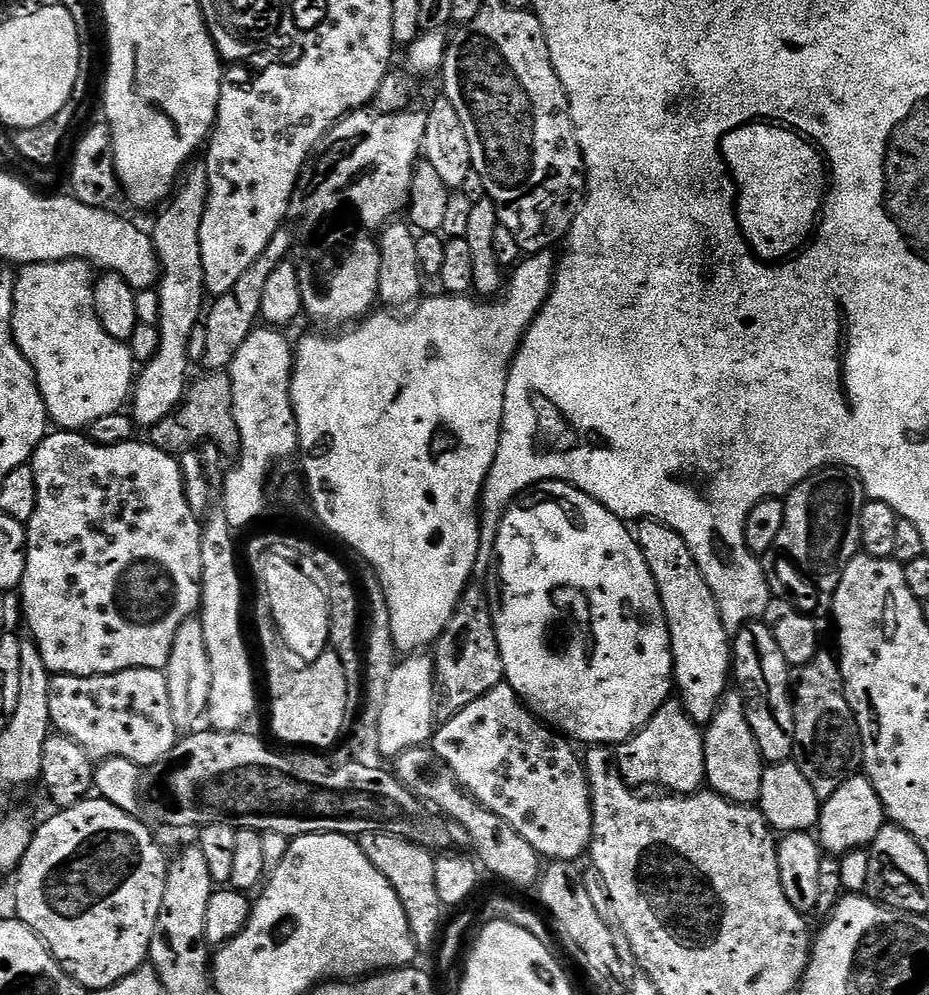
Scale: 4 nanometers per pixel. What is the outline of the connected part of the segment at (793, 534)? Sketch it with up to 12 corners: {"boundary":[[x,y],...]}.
{"boundary":[[835,466],[784,500],[769,593],[827,613],[861,551],[866,493]]}

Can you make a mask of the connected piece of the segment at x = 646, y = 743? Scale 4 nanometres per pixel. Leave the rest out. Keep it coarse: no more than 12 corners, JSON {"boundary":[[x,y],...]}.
{"boundary":[[669,698],[614,752],[633,789],[705,787],[701,725]]}

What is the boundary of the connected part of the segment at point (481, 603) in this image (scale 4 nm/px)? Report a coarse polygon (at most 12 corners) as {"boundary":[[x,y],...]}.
{"boundary":[[464,589],[434,645],[444,718],[505,683],[494,604]]}

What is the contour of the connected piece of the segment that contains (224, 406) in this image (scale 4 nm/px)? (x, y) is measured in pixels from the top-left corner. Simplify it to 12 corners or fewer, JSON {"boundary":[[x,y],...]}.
{"boundary":[[227,371],[187,385],[150,429],[150,443],[179,457],[209,440],[239,457]]}

